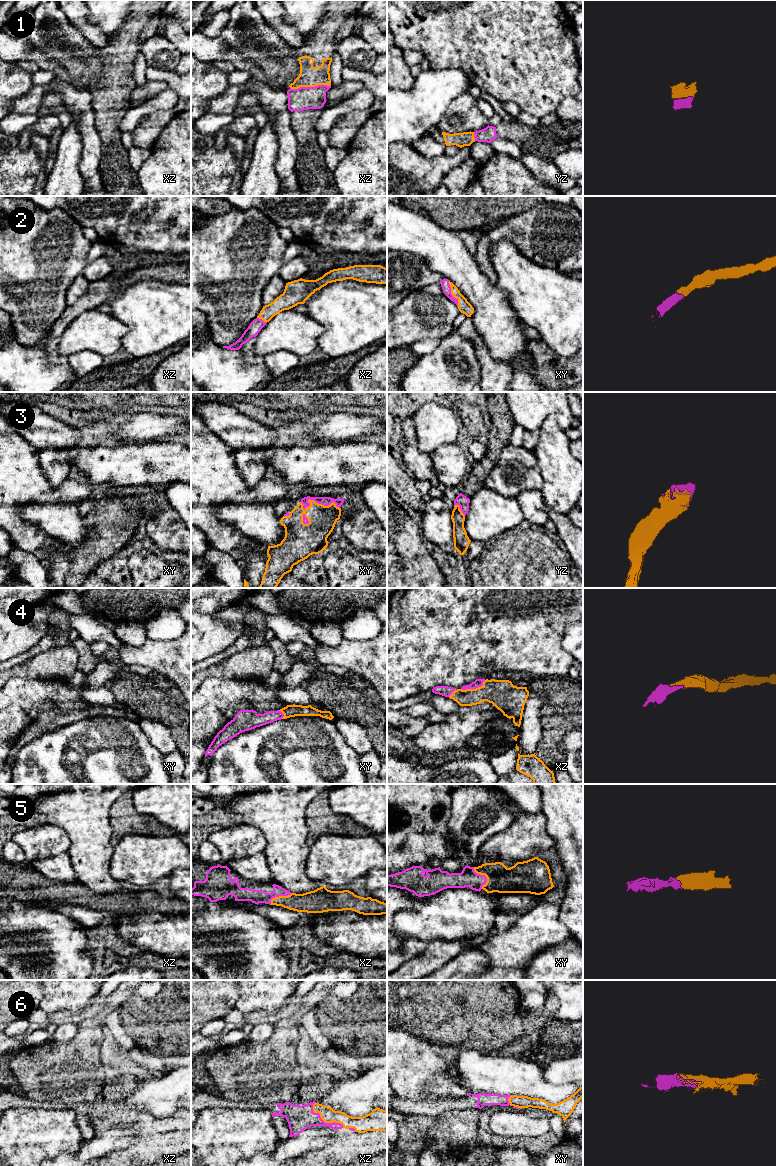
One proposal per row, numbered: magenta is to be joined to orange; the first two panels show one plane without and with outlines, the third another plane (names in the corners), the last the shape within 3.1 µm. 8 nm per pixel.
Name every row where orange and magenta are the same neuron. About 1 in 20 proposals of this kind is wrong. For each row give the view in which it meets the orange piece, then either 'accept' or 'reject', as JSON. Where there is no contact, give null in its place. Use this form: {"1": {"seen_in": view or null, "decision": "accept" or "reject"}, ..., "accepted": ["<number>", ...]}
{"1": {"seen_in": "xz", "decision": "accept"}, "2": {"seen_in": "xy", "decision": "accept"}, "3": {"seen_in": "xy", "decision": "accept"}, "4": {"seen_in": "xz", "decision": "accept"}, "5": {"seen_in": "xy", "decision": "accept"}, "6": {"seen_in": "xz", "decision": "accept"}, "accepted": ["1", "2", "3", "4", "5", "6"]}

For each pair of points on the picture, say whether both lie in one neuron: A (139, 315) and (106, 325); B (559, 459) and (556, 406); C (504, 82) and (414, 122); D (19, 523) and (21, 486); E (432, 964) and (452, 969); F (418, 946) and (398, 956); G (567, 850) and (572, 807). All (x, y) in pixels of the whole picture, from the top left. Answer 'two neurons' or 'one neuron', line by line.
A: two neurons
B: two neurons
C: two neurons
D: one neuron
E: two neurons
F: one neuron
G: one neuron

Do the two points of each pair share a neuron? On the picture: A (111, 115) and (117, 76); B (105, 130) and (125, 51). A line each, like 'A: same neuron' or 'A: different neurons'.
A: same neuron
B: same neuron

